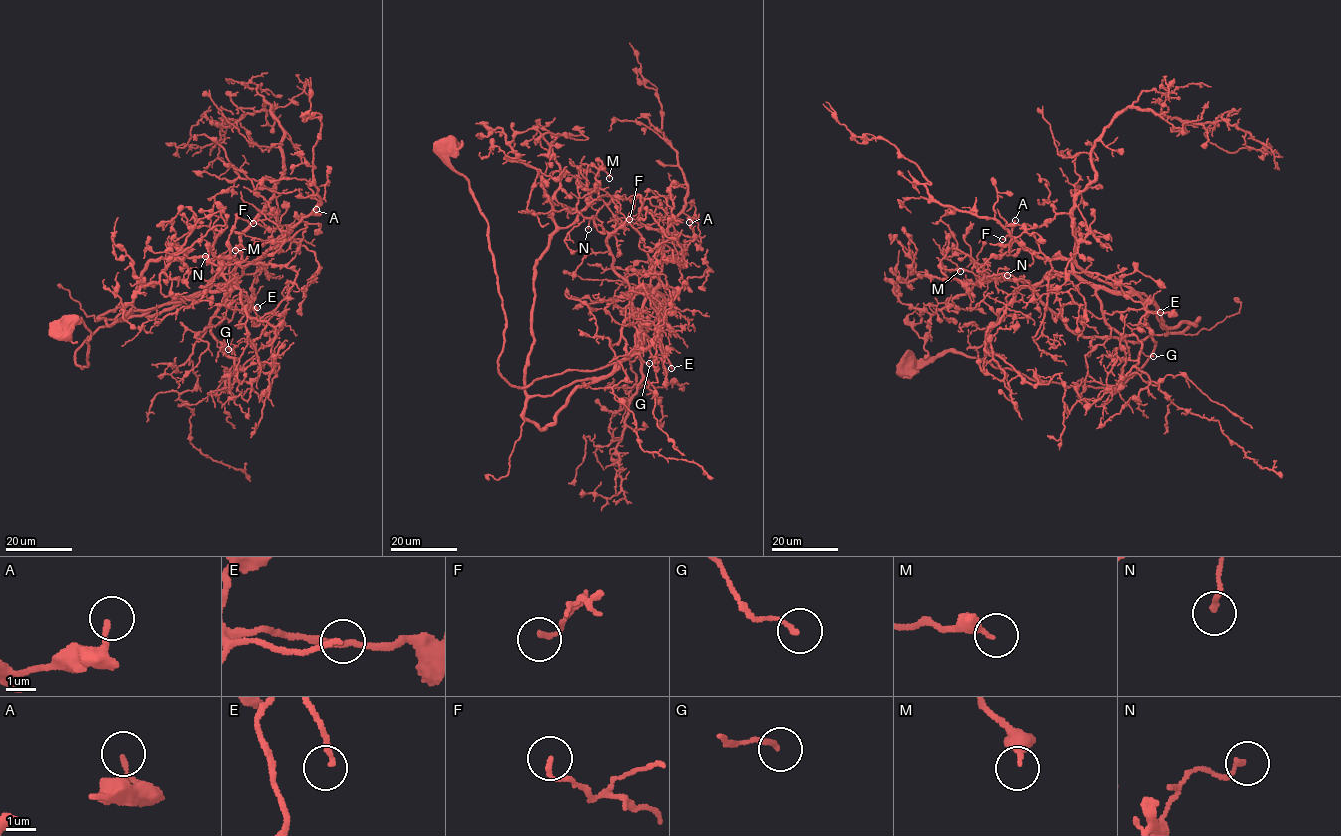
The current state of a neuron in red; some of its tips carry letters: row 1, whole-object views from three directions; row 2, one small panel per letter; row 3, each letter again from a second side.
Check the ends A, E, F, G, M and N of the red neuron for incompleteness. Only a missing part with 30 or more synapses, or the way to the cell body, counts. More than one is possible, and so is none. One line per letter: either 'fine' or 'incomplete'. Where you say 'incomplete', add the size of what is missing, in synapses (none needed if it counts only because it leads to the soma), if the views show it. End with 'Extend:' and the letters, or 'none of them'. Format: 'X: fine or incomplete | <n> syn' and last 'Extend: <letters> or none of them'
A: fine
E: fine
F: fine
G: incomplete | 30 syn
M: fine
N: fine
Extend: G

